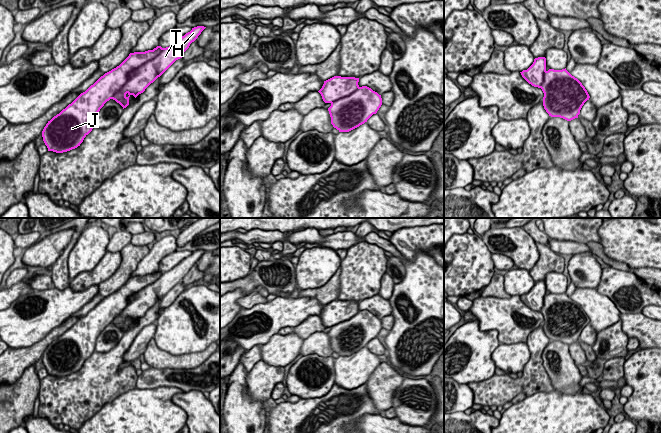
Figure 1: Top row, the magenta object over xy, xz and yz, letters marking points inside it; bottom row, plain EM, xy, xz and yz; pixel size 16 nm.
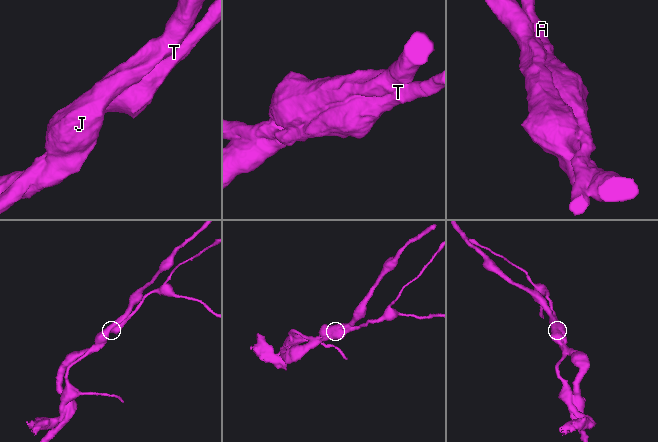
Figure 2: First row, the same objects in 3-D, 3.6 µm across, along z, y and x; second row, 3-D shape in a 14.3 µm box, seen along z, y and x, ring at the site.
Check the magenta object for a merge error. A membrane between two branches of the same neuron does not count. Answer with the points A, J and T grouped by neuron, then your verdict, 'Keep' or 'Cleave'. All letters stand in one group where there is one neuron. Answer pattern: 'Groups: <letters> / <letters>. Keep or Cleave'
Groups: A T / J. Cleave

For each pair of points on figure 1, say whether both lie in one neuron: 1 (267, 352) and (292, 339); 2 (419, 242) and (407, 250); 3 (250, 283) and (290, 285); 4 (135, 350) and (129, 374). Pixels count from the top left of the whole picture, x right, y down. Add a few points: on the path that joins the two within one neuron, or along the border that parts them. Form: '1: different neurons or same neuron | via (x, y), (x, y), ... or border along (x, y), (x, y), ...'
1: same neuron | via (273, 352), (281, 350), (286, 345)
2: same neuron | via (416, 242), (410, 247)
3: same neuron | via (260, 280), (280, 280)
4: different neurons | border along (133, 341), (123, 356), (120, 368)

